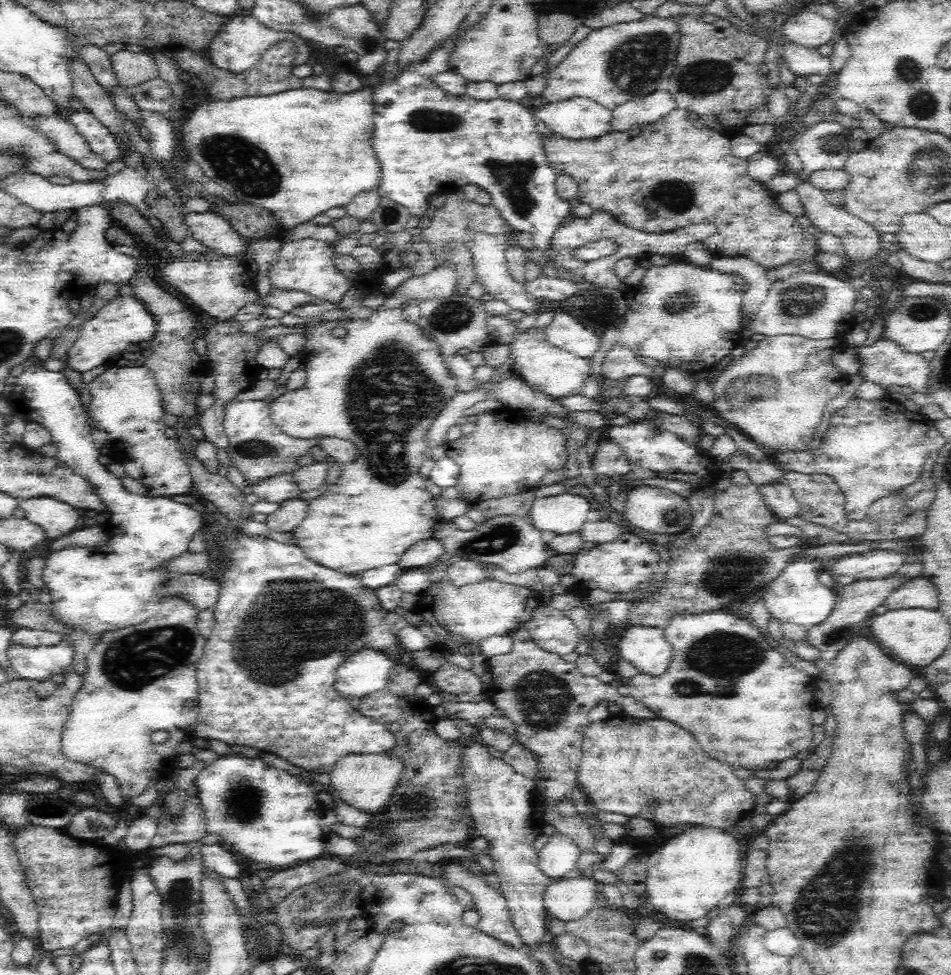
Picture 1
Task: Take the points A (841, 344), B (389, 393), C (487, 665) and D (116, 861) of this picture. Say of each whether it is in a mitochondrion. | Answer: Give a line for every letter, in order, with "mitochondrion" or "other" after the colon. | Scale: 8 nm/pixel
A: other
B: mitochondrion
C: other
D: other

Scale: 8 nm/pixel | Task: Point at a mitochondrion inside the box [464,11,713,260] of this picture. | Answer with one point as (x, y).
(634, 66)

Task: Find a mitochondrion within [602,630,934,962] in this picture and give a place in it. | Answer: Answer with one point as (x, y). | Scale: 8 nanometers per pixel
(834, 895)

